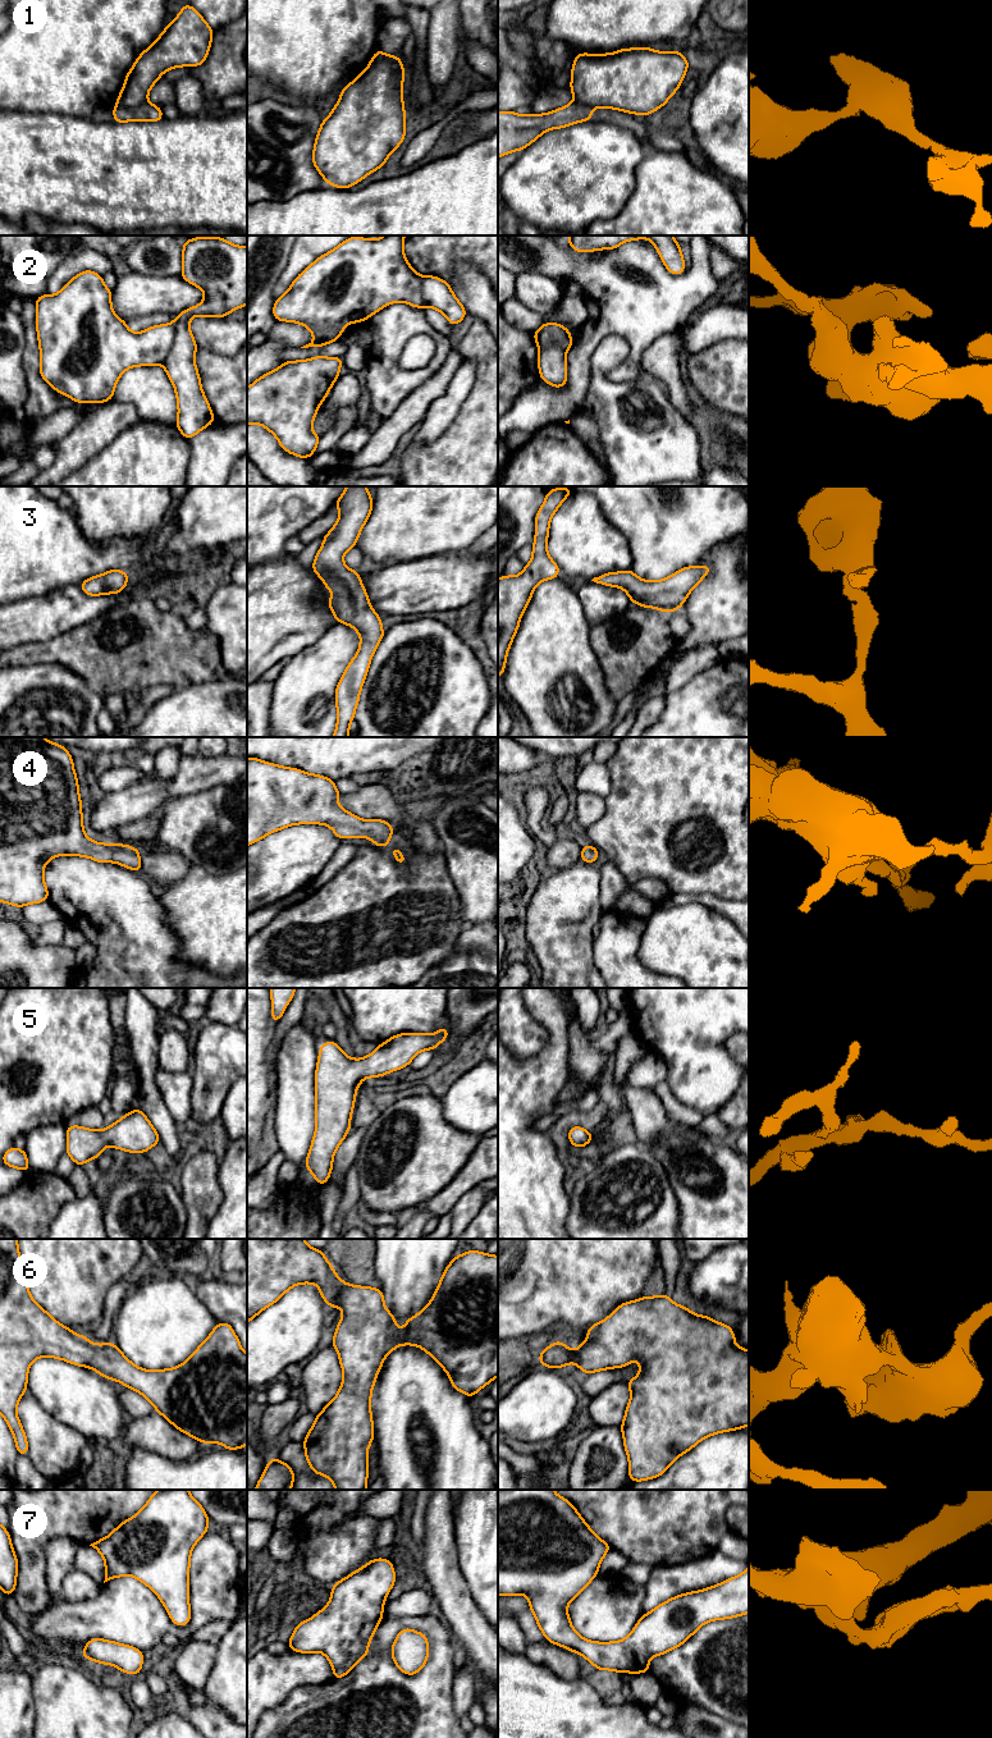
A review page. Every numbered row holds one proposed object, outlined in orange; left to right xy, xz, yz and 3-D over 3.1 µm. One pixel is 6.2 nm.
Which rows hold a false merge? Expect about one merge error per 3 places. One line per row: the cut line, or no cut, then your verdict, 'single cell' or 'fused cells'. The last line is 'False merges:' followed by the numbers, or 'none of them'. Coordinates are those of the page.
1: xz (368, 67), (385, 62), (402, 78) | fused cells
2: xy (174, 323), (174, 342), (161, 364) | fused cells
3: no cut | single cell
4: no cut | single cell
5: no cut | single cell
6: no cut | single cell
7: no cut | single cell
False merges: 1, 2

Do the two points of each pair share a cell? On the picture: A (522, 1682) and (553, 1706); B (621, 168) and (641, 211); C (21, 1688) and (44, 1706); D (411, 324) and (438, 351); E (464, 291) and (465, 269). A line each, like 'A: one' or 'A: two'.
A: one
B: two
C: two
D: one
E: one

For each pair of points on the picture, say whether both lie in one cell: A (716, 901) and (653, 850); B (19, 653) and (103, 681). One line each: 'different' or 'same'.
A: different
B: same

